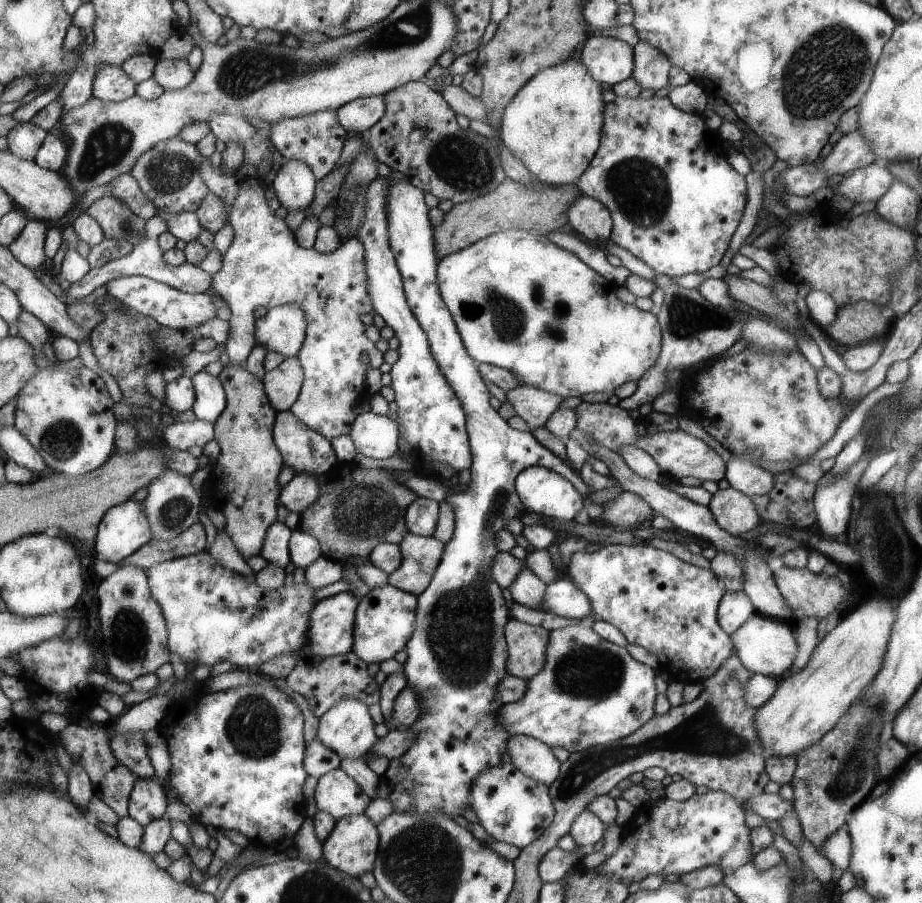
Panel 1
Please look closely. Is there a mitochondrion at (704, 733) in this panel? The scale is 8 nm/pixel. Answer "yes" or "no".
yes

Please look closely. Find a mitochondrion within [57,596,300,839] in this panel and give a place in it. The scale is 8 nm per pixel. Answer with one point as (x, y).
(252, 728)

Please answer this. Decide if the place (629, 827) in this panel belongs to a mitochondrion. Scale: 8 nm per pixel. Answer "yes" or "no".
no

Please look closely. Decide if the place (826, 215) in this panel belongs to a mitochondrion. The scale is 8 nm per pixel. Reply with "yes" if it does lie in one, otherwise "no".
no

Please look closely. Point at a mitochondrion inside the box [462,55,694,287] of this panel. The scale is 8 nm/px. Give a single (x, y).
(639, 188)

